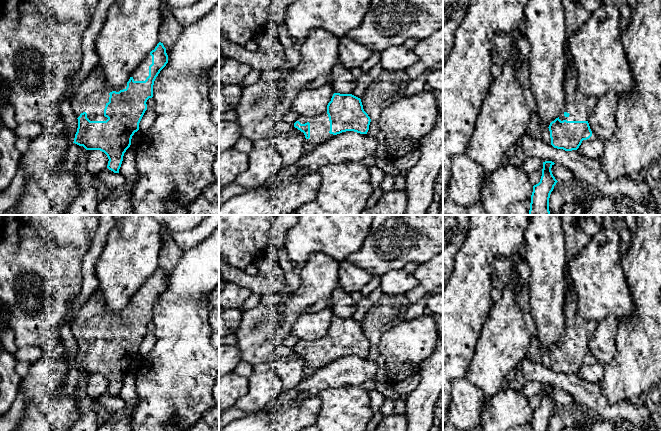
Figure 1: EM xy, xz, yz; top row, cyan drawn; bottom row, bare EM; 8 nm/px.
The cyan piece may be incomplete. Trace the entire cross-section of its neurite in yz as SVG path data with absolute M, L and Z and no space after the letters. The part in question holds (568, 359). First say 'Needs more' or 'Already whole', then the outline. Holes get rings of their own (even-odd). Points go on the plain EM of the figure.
Needs more. M567 288L564 293L564 333L548 351L551 369L565 375L577 374L583 364L592 360L588 343L598 322L579 316L577 306L577 295Z

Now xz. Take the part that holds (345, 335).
Needs more. M334 317L322 338L299 340L294 351L304 357L304 374L310 376L342 356L367 358L370 346L360 322L352 318Z

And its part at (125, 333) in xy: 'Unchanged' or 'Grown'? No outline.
Grown

